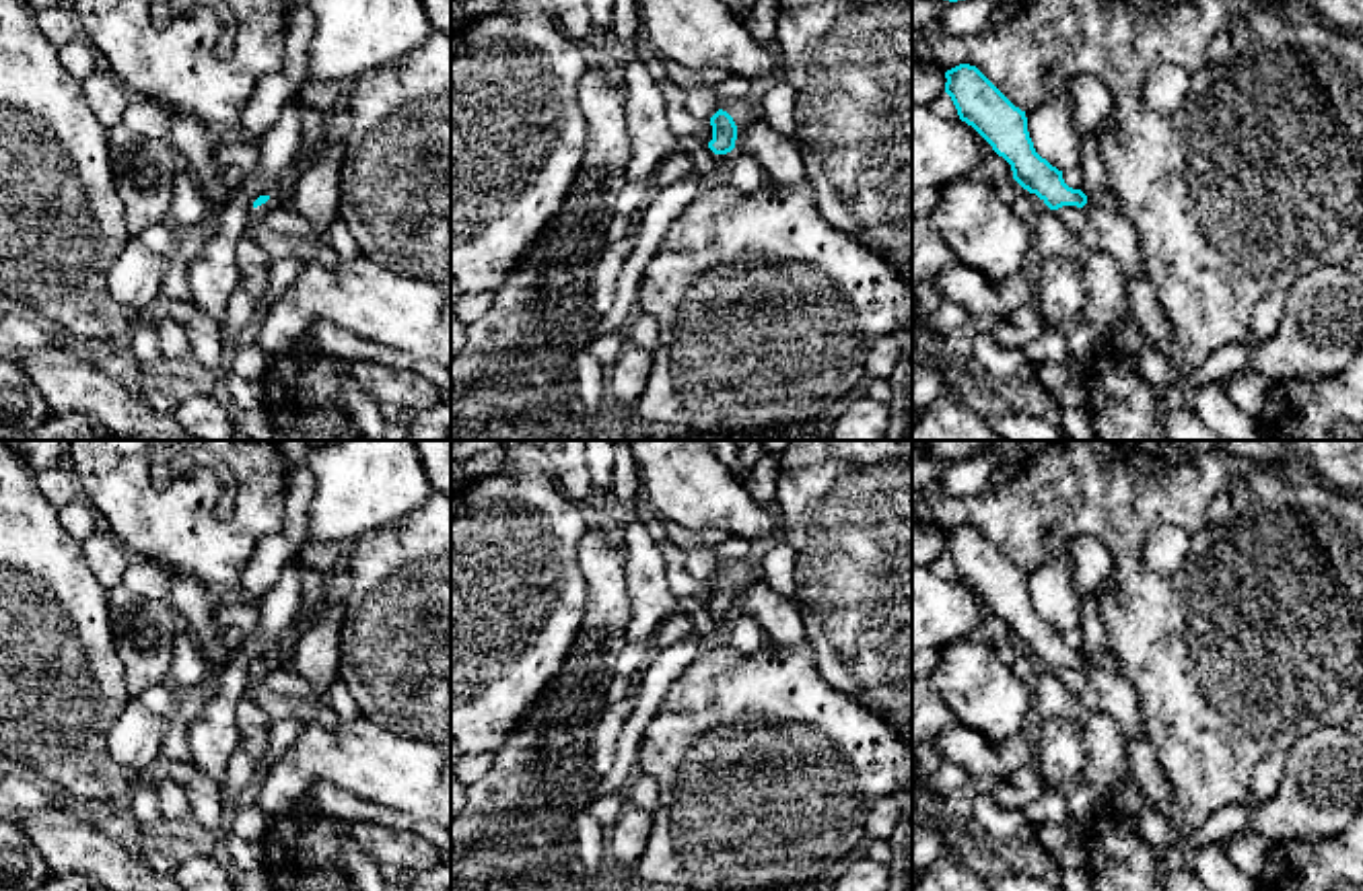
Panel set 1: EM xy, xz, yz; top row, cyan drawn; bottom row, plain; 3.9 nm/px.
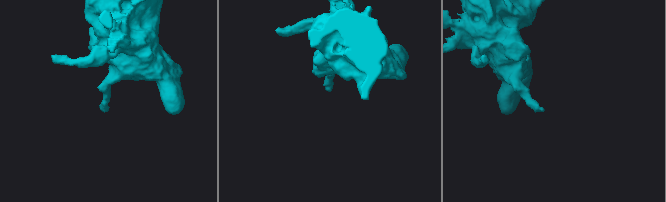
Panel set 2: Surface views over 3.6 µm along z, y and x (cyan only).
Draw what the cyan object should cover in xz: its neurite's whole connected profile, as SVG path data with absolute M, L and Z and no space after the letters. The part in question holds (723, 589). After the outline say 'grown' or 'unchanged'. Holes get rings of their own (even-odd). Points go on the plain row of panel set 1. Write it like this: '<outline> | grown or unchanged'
M719 570L710 578L710 586L712 586L712 601L708 603L708 609L719 617L719 628L712 640L727 642L727 630L737 601L737 586L733 578L723 570Z | grown

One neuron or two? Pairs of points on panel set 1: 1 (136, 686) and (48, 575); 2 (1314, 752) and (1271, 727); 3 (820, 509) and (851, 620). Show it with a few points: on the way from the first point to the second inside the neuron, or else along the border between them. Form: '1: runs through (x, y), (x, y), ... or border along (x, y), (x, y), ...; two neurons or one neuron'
1: border along (112, 622), (112, 640), (132, 698); two neurons
2: border along (1341, 725), (1316, 727), (1283, 752); two neurons
3: runs through (847, 536), (851, 540), (851, 593); one neuron

